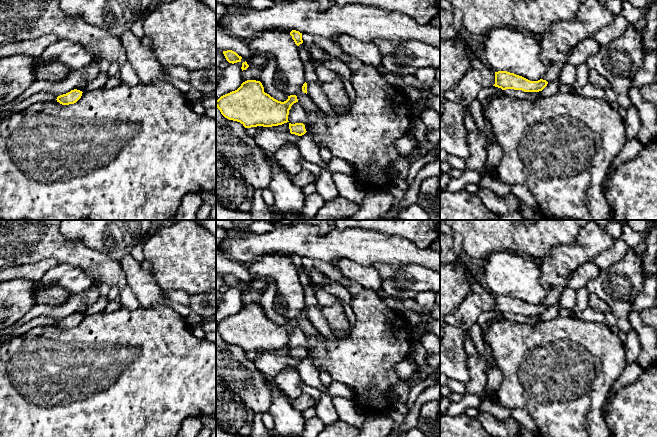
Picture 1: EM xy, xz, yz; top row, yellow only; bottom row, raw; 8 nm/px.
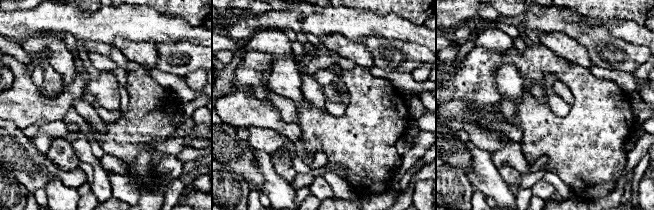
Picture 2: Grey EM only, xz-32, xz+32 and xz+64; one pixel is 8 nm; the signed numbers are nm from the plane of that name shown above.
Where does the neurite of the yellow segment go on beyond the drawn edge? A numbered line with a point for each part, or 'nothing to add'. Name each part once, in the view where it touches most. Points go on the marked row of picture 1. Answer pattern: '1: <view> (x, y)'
nothing to add

